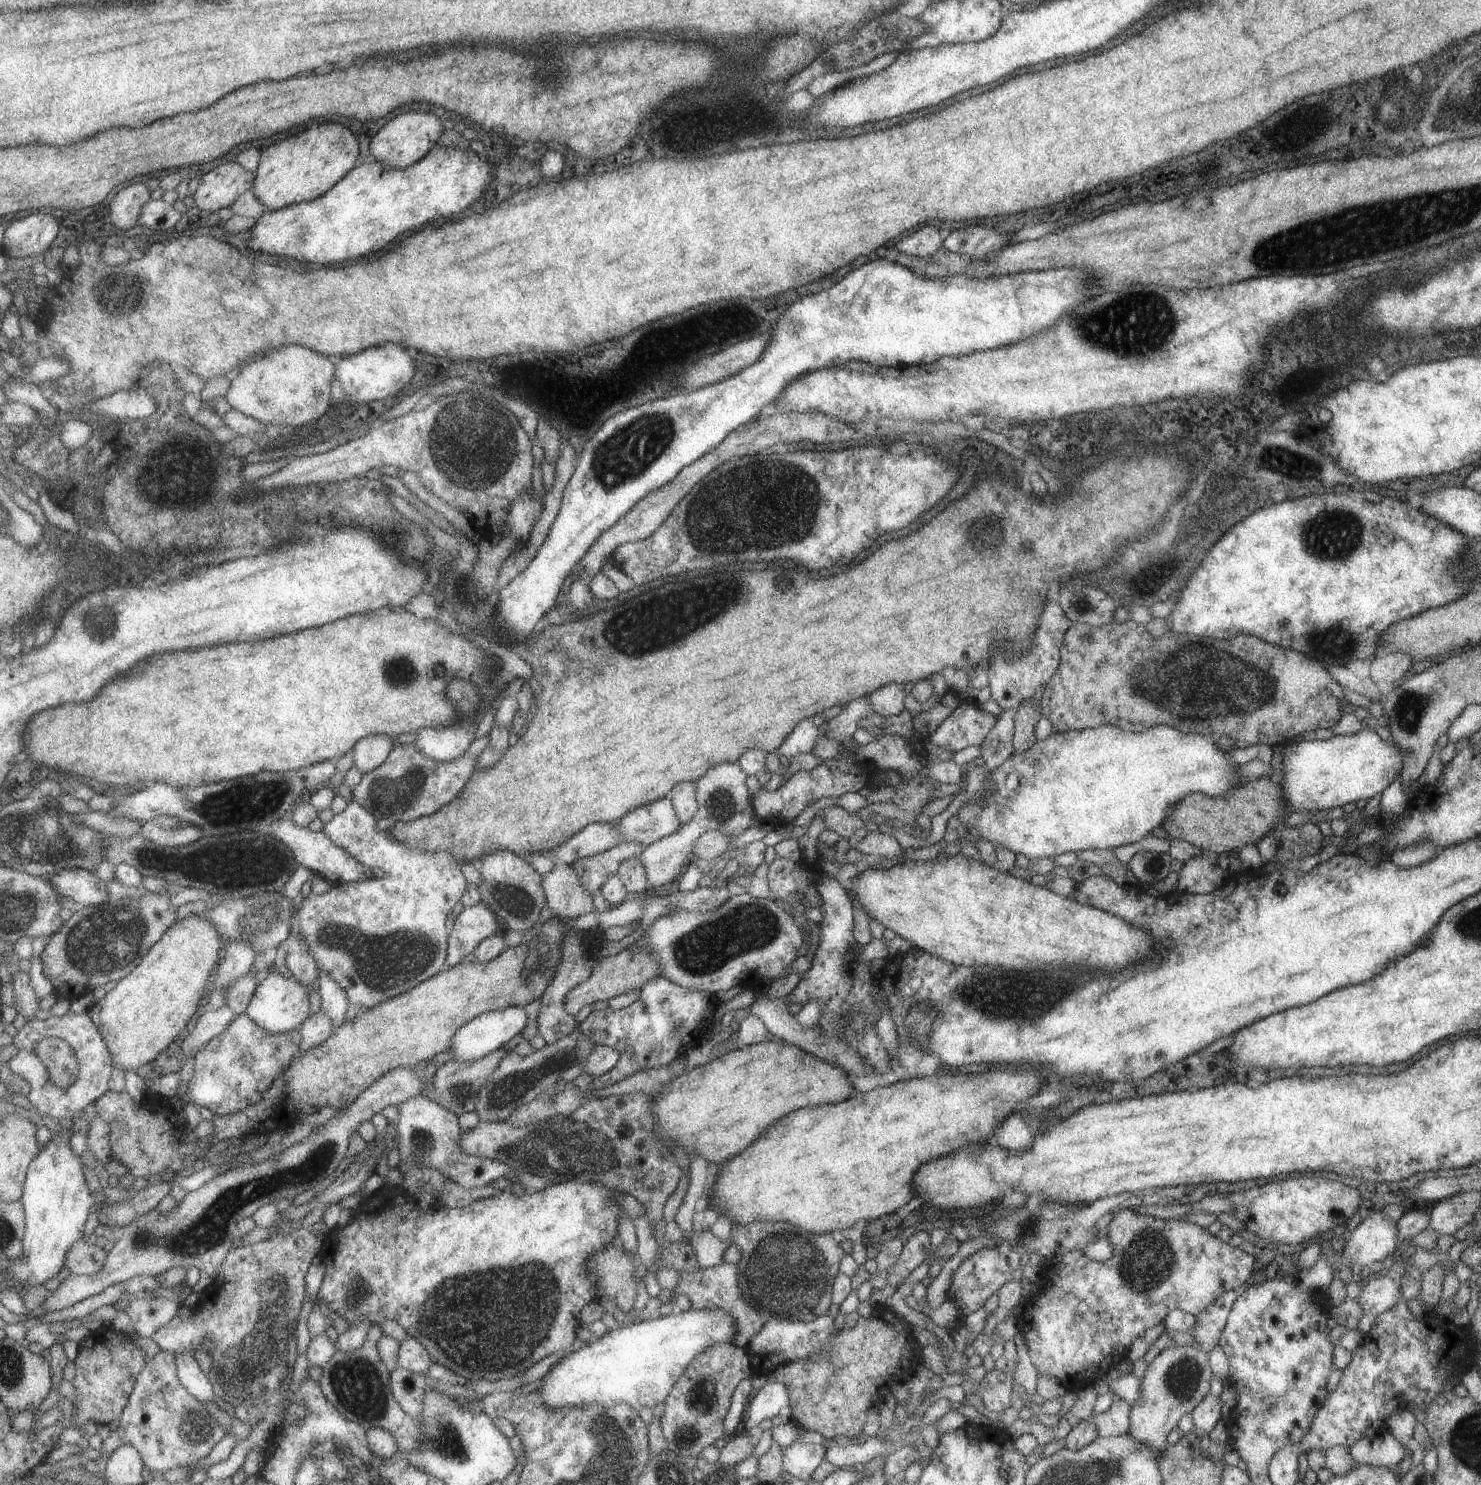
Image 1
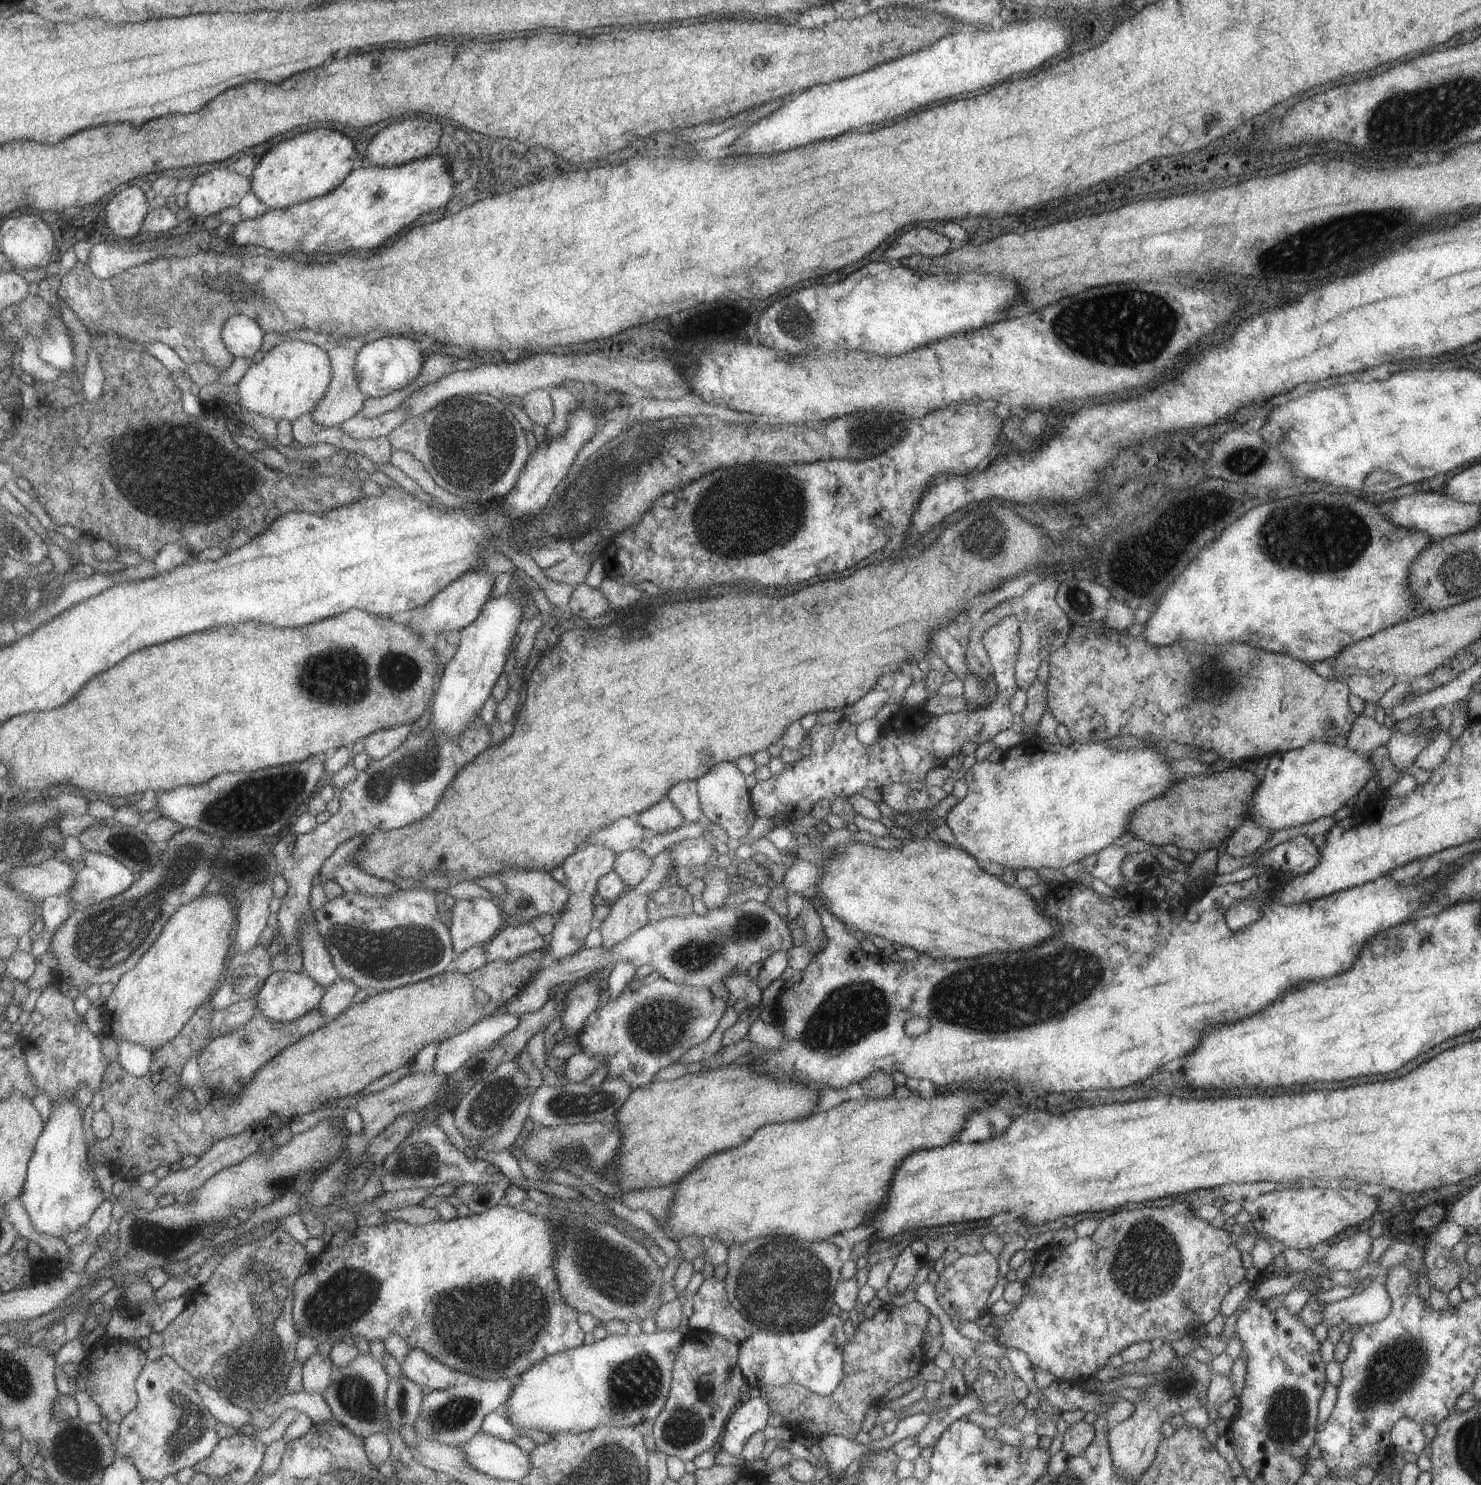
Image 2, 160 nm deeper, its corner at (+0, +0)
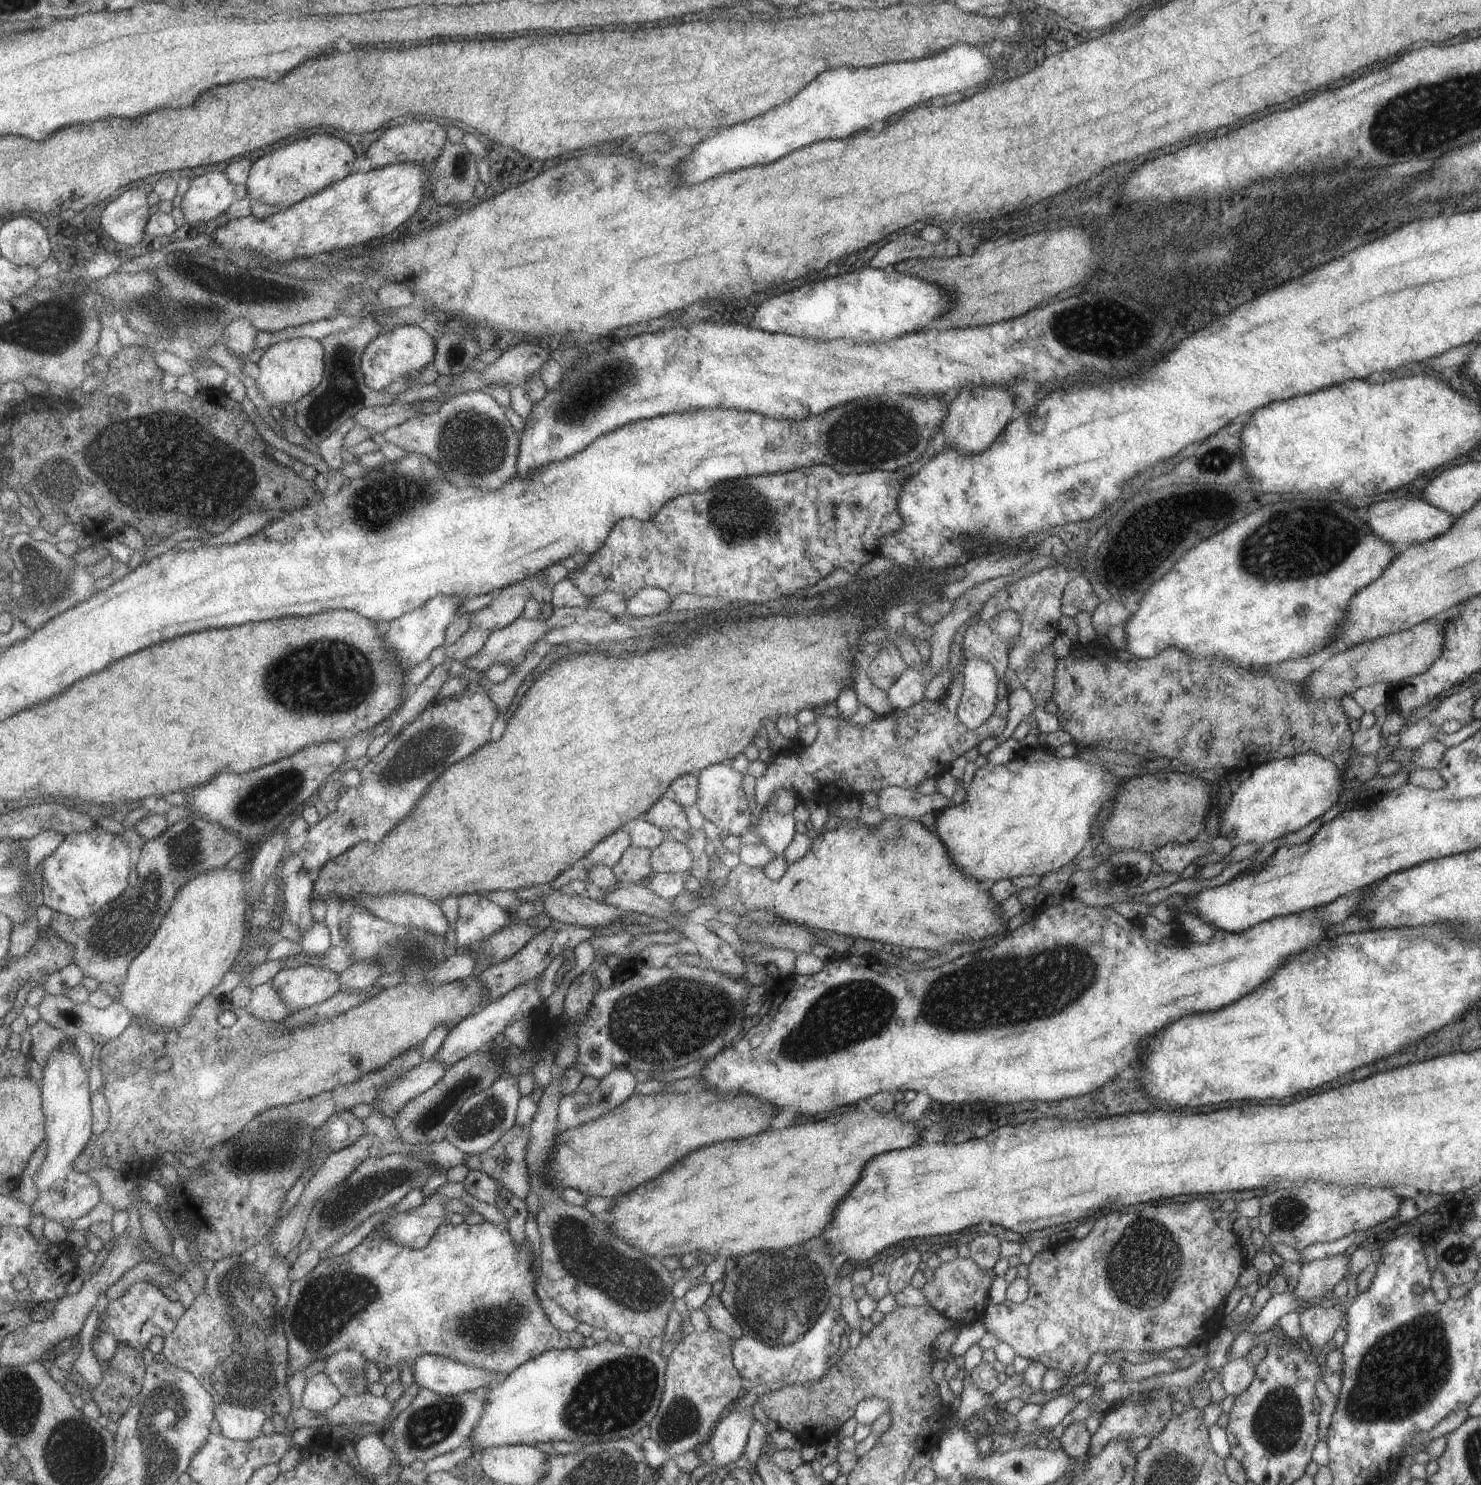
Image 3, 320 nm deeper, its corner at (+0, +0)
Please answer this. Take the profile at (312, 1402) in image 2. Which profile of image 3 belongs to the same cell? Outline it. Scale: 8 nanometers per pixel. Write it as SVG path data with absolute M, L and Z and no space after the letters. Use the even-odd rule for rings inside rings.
M234 1404L216 1405L216 1418L223 1436L234 1441L248 1441L257 1438L265 1414L261 1408L240 1407Z

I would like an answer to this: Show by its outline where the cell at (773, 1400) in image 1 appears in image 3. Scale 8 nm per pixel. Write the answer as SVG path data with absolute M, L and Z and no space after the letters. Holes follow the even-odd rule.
M751 1407L735 1412L732 1408L725 1412L712 1428L707 1440L712 1458L708 1464L722 1467L735 1462L744 1452L748 1432L755 1419Z

